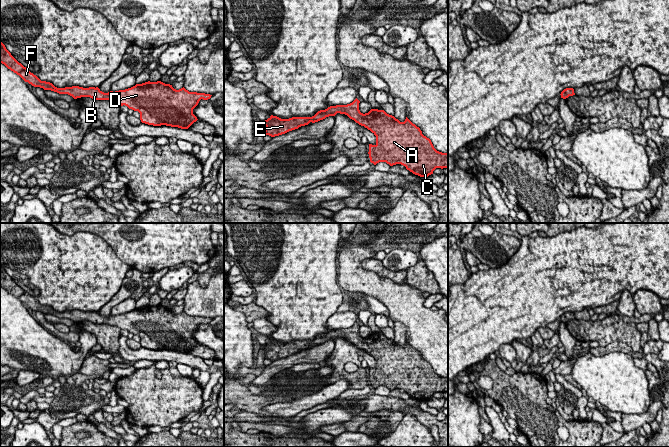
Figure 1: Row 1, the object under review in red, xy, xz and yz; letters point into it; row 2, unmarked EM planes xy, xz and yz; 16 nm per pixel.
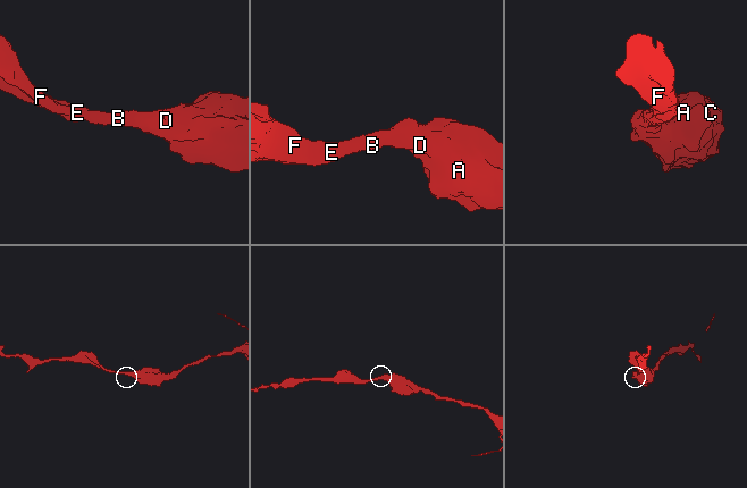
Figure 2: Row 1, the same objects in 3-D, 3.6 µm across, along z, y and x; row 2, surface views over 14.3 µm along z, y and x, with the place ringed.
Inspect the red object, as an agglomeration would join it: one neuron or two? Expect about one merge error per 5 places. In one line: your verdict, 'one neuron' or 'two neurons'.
one neuron

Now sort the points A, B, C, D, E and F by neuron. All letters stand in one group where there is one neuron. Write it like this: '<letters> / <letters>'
A B C D E F

